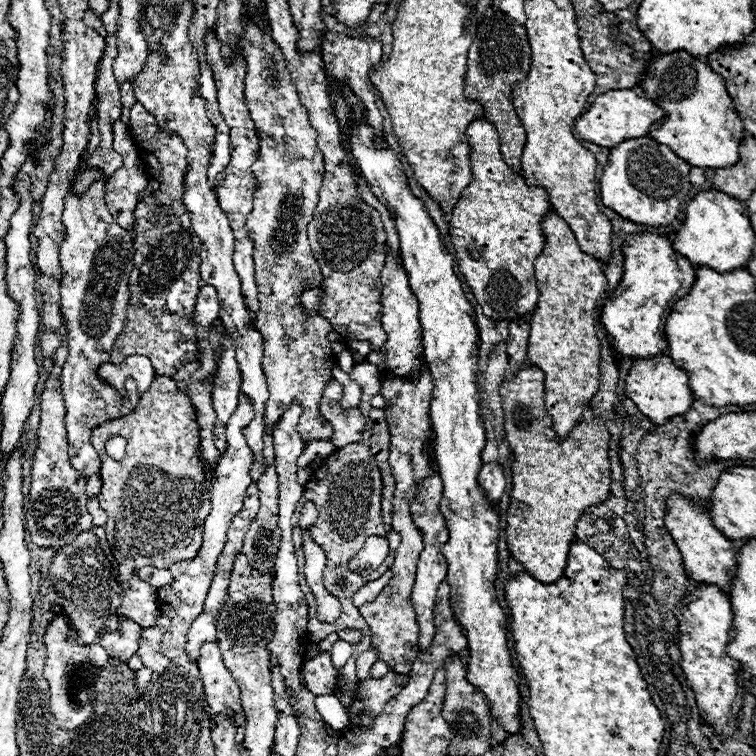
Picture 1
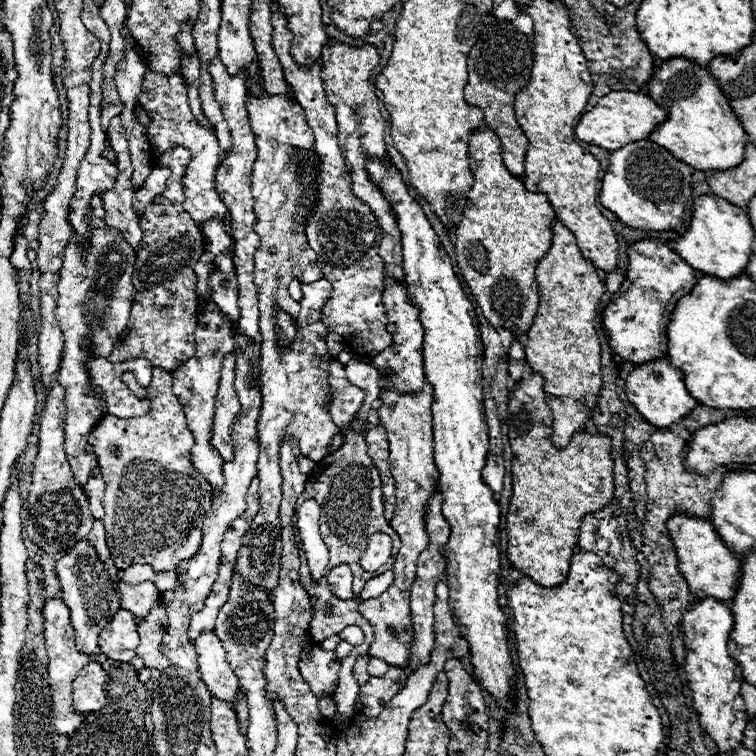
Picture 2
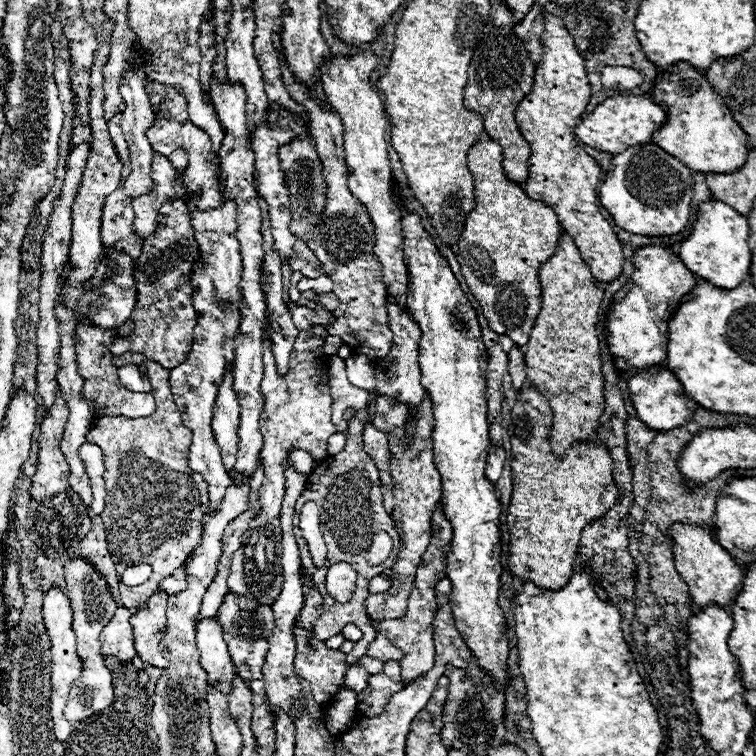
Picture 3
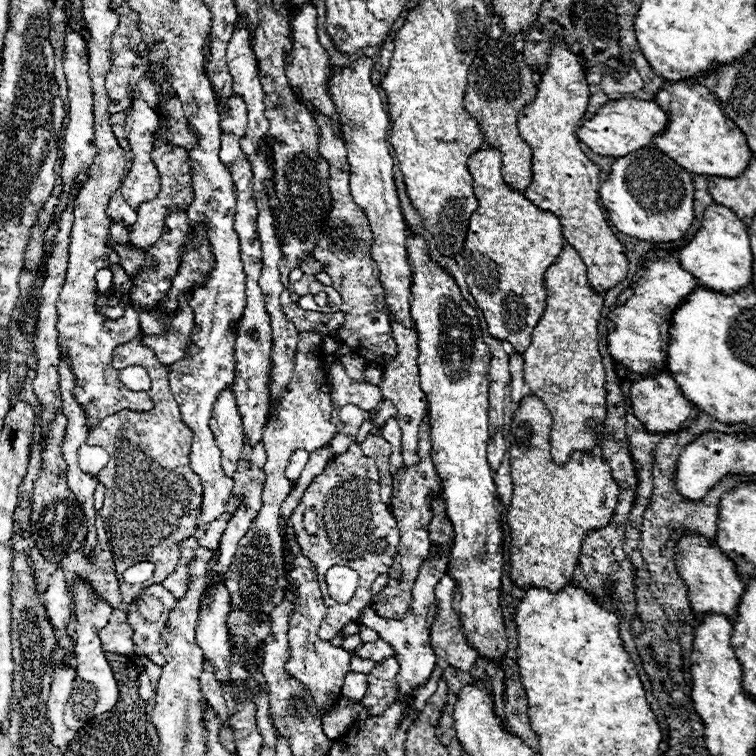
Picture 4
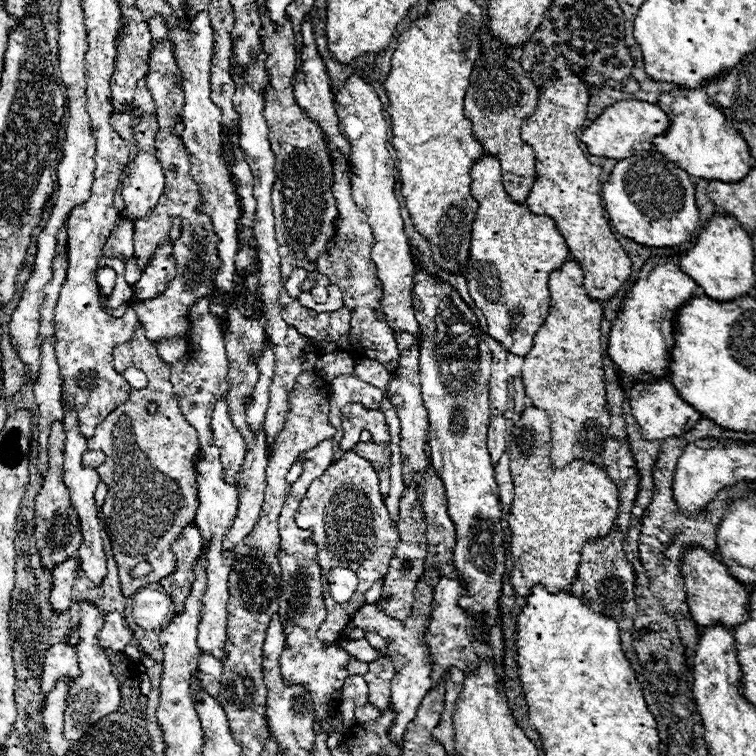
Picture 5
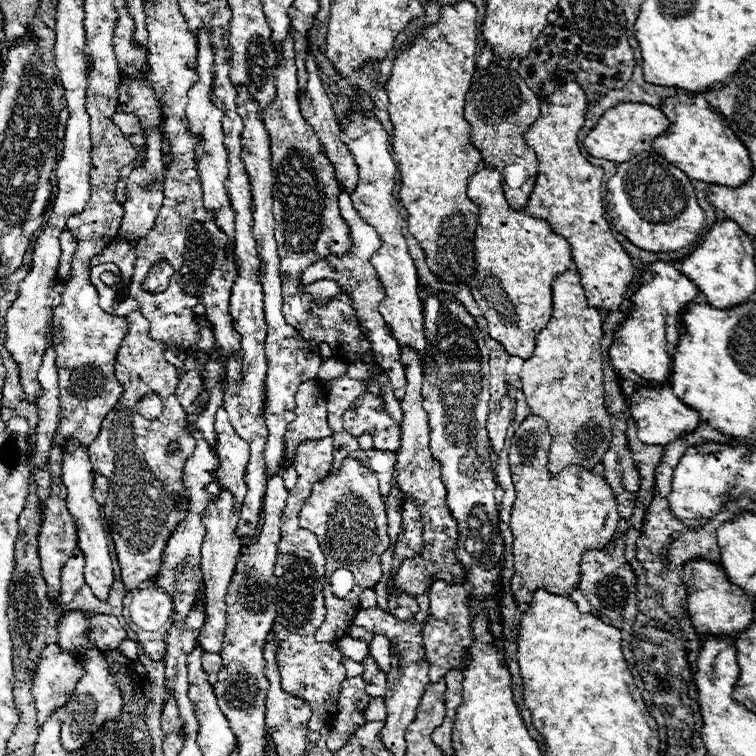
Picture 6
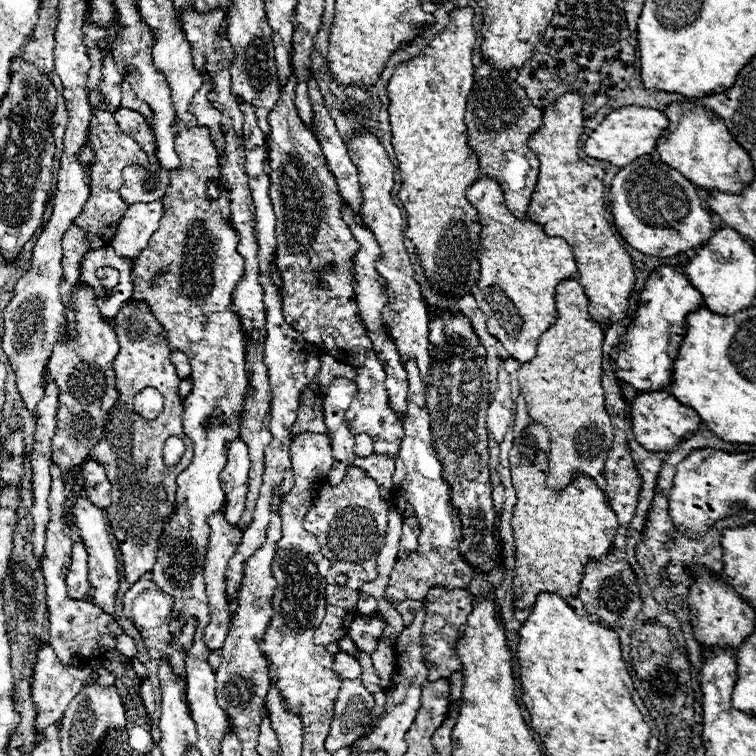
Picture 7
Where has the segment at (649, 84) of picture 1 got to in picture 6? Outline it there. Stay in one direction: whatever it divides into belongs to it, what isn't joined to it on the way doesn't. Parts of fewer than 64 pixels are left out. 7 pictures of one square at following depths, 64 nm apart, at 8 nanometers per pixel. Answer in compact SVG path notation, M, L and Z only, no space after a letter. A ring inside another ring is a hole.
M682 92L664 98L660 110L668 116L670 128L654 140L654 150L660 156L668 158L668 162L672 162L674 166L680 166L680 170L684 170L688 178L700 182L720 182L722 186L740 186L740 182L744 182L744 178L752 174L754 166L748 148L732 132L722 114L712 110L704 94Z

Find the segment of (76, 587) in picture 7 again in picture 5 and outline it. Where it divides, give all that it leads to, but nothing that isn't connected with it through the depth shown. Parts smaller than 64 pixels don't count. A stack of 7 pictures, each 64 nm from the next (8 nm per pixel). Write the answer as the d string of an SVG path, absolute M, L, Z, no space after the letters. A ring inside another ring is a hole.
M70 558L64 564L56 566L52 572L52 590L50 590L50 602L56 612L62 612L70 608L72 602L72 584L76 574L76 560Z

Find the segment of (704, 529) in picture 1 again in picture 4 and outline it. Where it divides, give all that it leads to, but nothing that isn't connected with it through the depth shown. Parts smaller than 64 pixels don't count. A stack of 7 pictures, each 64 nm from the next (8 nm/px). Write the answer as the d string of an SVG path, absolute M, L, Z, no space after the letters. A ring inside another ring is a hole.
M686 530L684 536L678 540L674 556L678 574L688 586L688 600L692 602L692 610L698 614L698 618L704 618L704 614L712 610L716 610L716 614L728 614L728 618L734 618L736 606L746 590L746 584L740 580L740 574L736 574L734 562L726 558L724 552L718 550L718 546L710 544L704 536L690 530Z

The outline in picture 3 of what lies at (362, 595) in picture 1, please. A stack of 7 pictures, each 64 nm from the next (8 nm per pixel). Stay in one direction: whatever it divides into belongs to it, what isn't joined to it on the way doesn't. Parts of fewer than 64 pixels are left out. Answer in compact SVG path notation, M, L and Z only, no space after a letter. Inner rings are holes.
M386 570L384 574L376 576L376 578L370 582L370 586L368 586L370 594L380 594L380 592L386 592L386 590L390 588L390 578L392 578L392 570Z

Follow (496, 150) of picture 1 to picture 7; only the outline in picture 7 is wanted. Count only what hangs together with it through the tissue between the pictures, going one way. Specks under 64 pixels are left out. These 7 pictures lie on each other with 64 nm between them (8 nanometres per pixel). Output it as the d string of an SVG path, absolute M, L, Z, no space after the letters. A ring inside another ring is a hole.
M480 176L466 190L466 198L480 214L480 280L474 290L478 308L486 314L488 330L504 350L522 364L536 356L538 338L556 320L556 286L564 278L576 276L576 262L572 246L558 238L548 236L542 224L528 218L516 218L504 200L502 186L496 178Z

